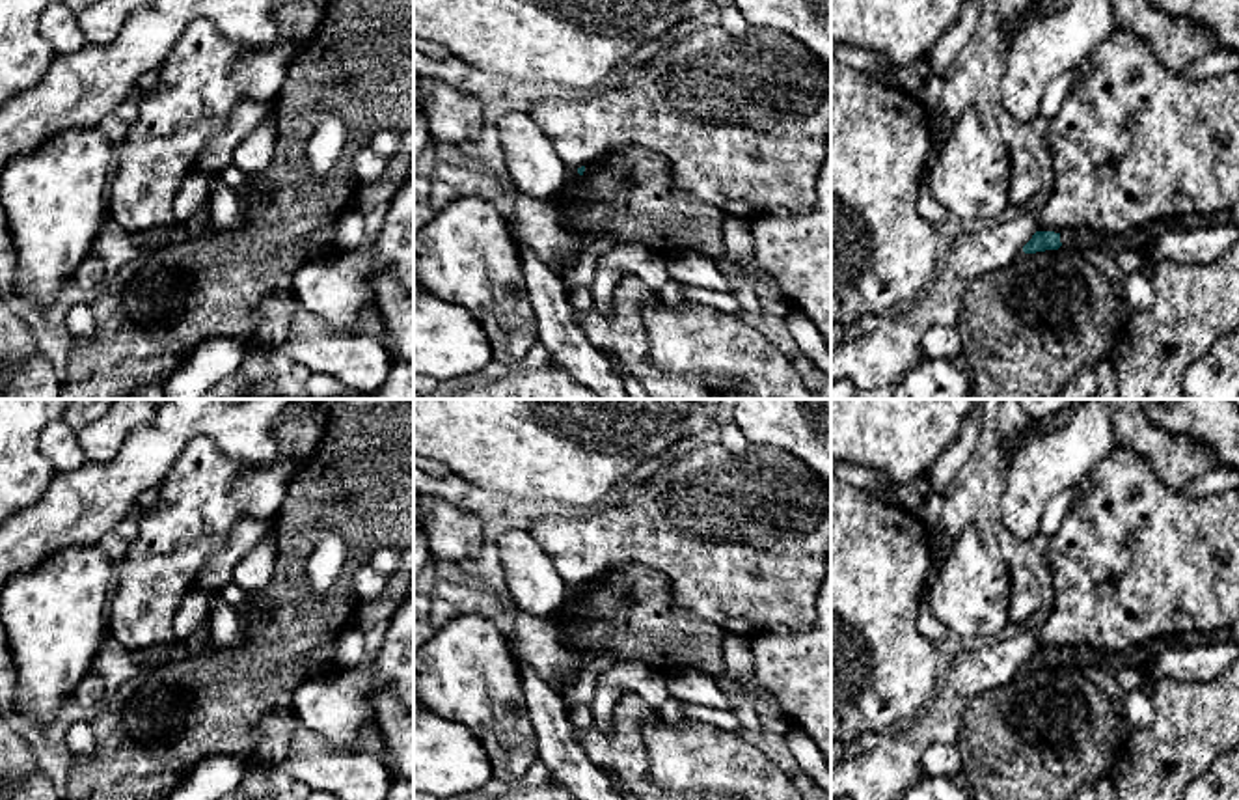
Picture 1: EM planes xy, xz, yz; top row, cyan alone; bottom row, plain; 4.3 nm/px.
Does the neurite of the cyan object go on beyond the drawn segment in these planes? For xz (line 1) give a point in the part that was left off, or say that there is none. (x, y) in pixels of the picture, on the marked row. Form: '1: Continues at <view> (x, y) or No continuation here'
1: No continuation here

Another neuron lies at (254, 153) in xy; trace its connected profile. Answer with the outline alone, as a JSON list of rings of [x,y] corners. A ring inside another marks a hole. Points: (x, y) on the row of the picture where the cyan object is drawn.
[[[274,119],[263,121],[238,142],[233,151],[231,164],[248,175],[263,172],[274,157],[276,136],[278,129]]]

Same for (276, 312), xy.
[[[272,293],[259,304],[259,321],[242,343],[250,351],[276,352],[293,338],[298,300],[293,293]]]

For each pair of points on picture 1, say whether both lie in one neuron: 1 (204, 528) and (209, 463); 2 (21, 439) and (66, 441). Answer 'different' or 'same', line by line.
1: same
2: different

